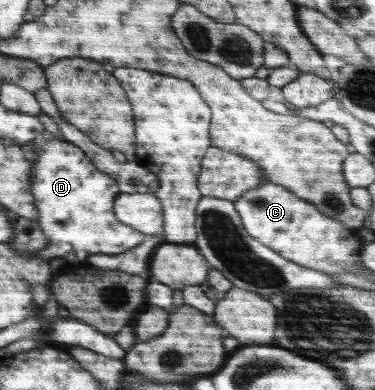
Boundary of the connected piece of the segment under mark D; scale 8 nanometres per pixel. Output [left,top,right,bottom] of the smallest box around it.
[29,131,146,262]

